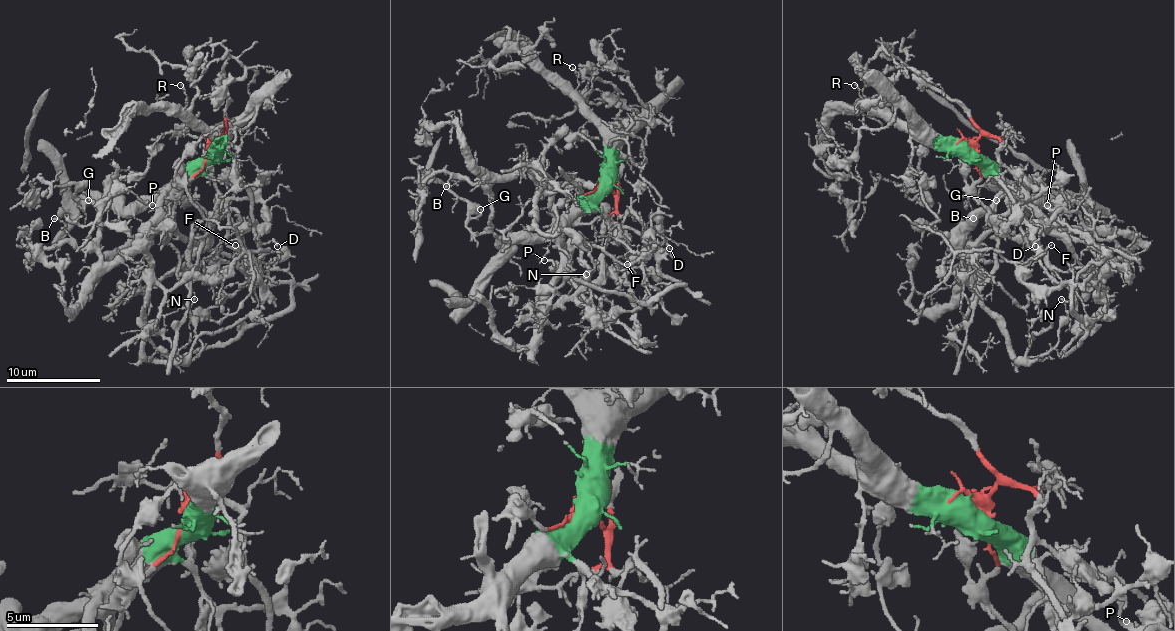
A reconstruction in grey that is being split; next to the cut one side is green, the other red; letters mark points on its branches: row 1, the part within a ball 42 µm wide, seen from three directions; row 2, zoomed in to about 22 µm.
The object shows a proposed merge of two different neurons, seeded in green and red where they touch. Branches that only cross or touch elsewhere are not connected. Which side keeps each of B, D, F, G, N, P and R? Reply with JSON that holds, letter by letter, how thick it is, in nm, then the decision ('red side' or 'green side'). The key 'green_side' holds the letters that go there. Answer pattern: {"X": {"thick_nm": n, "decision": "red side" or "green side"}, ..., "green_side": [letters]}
{"B": {"thick_nm": 170, "decision": "green side"}, "D": {"thick_nm": 180, "decision": "red side"}, "F": {"thick_nm": 120, "decision": "green side"}, "G": {"thick_nm": 150, "decision": "green side"}, "N": {"thick_nm": 140, "decision": "green side"}, "P": {"thick_nm": 120, "decision": "green side"}, "R": {"thick_nm": 120, "decision": "green side"}, "green_side": ["B", "F", "G", "N", "P", "R"]}

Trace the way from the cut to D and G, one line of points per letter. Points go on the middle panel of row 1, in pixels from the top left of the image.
D: (606, 185), (615, 196), (615, 208), (620, 213), (630, 211), (641, 222), (646, 241), (658, 253), (670, 248)
G: (606, 185), (582, 196), (547, 232), (504, 241), (490, 232), (474, 232), (467, 225), (481, 208)

